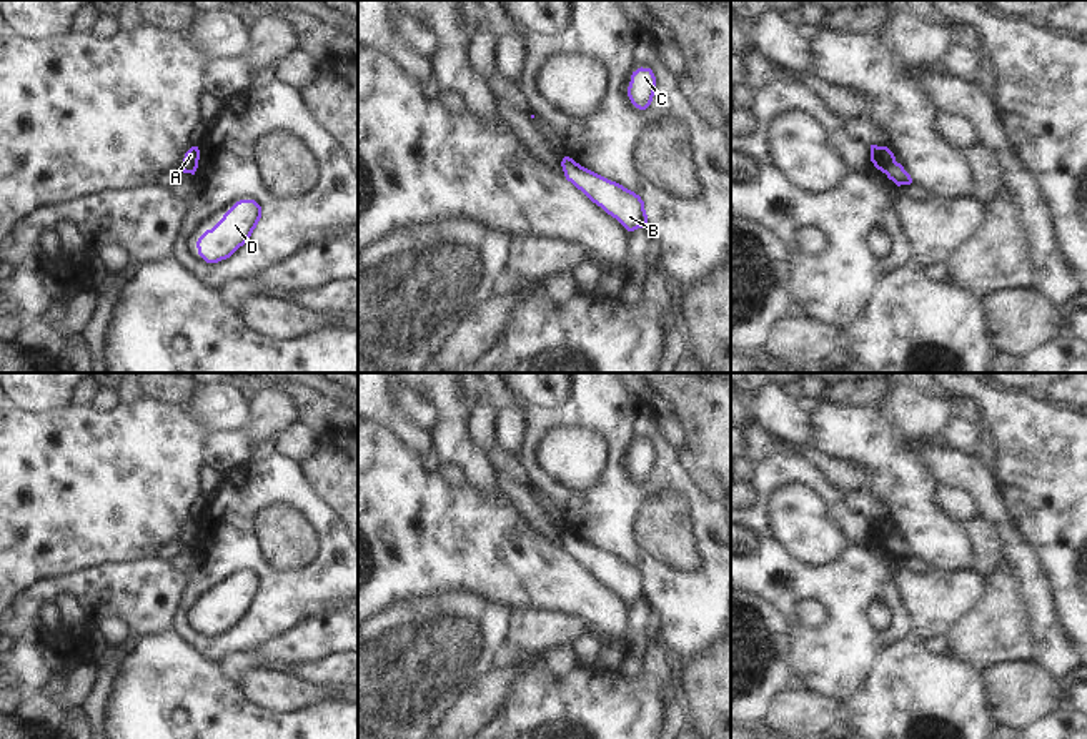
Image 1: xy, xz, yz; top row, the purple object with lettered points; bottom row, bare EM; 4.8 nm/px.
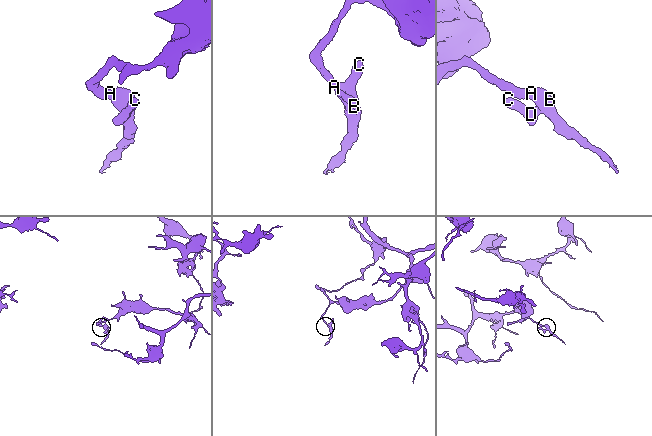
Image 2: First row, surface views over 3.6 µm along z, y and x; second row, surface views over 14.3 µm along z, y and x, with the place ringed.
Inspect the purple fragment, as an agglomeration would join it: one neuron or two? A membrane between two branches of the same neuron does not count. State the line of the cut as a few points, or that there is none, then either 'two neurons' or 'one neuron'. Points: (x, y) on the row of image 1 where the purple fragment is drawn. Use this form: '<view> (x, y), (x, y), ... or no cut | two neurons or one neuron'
yz (894, 158), (886, 173) | two neurons

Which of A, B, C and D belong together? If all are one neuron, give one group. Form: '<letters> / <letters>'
A / B C D

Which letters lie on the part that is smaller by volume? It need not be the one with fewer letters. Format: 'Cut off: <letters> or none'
Cut off: B, C, D.

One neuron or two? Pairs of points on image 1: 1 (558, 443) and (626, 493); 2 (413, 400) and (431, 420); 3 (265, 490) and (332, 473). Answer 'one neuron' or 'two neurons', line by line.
1: two neurons
2: one neuron
3: two neurons

